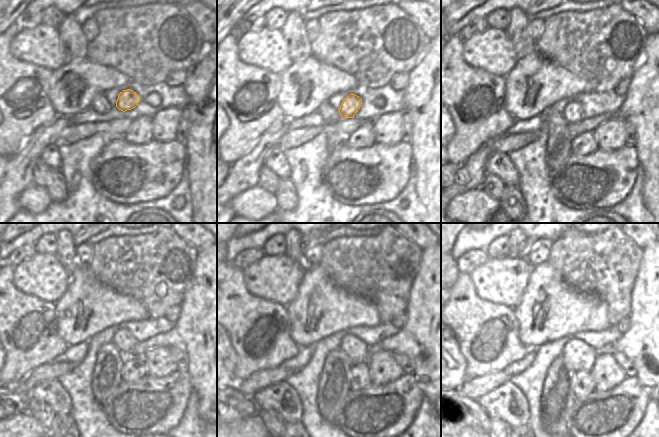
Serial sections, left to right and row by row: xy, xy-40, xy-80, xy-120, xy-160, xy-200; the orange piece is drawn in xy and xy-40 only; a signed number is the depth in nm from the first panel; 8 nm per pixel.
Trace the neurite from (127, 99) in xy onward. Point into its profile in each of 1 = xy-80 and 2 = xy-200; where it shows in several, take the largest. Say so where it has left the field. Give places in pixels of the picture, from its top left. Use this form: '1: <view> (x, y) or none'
1: xy-80 (572, 113)
2: xy-200 (578, 355)

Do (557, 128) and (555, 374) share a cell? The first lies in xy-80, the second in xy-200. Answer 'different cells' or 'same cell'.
same cell

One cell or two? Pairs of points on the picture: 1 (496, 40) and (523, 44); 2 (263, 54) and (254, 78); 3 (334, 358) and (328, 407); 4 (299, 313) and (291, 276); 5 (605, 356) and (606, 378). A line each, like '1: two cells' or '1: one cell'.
1: two cells
2: two cells
3: one cell
4: two cells
5: one cell

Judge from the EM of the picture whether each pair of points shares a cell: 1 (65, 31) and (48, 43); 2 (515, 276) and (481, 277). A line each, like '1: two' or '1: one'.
1: two
2: one

